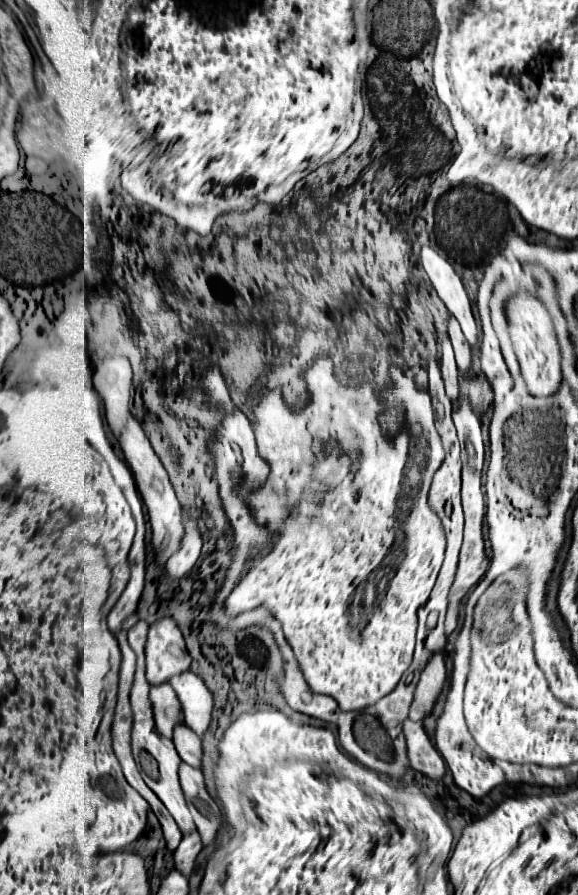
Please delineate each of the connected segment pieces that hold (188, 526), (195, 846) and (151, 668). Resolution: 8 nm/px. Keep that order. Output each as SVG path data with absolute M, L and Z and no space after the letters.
M185 519L185 537L183 537L183 547L167 561L165 571L171 579L181 579L185 577L193 565L197 563L201 553L201 535L195 527L195 519Z
M191 833L191 835L183 837L177 851L173 853L175 869L179 873L183 873L185 877L189 877L195 869L195 859L197 859L201 849L203 849L203 845L201 845L201 839L199 839L199 833Z
M171 617L159 619L149 627L145 645L147 655L147 681L151 685L167 683L171 677L191 667L191 657L185 639Z

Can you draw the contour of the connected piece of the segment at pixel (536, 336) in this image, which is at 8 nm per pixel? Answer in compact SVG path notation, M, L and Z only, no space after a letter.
M517 293L513 301L509 301L509 333L515 347L515 355L521 365L523 379L531 395L553 395L561 383L561 369L559 369L559 351L557 351L557 337L553 323L545 311L545 307L531 295Z

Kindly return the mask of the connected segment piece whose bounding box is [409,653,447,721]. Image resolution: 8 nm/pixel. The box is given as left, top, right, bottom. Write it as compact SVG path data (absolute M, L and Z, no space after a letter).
M435 653L427 667L421 671L421 679L415 691L415 701L411 705L411 713L409 719L411 721L423 721L427 715L431 715L437 697L445 685L447 679L447 669L445 669L445 661L441 653Z

